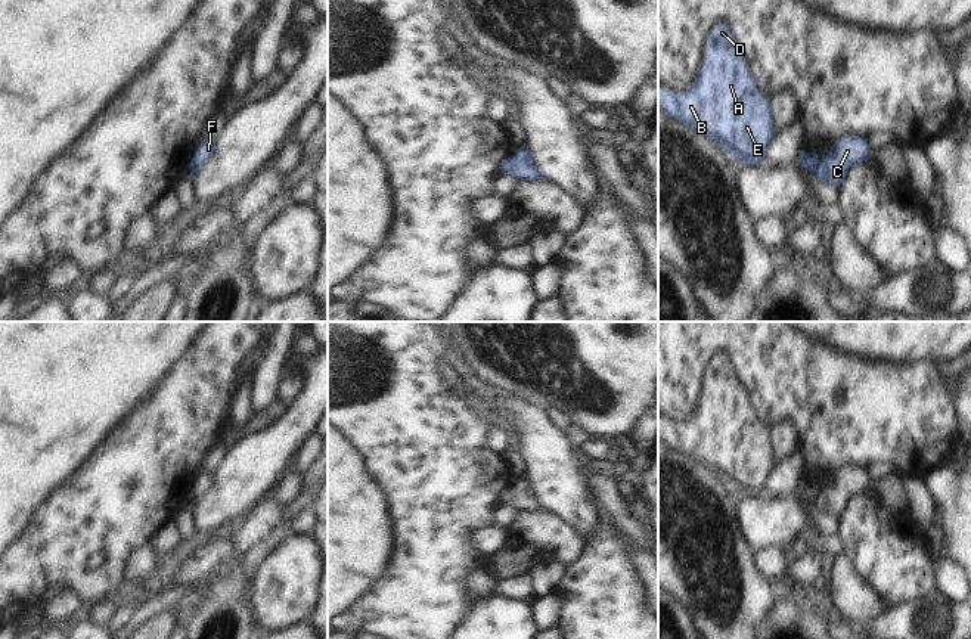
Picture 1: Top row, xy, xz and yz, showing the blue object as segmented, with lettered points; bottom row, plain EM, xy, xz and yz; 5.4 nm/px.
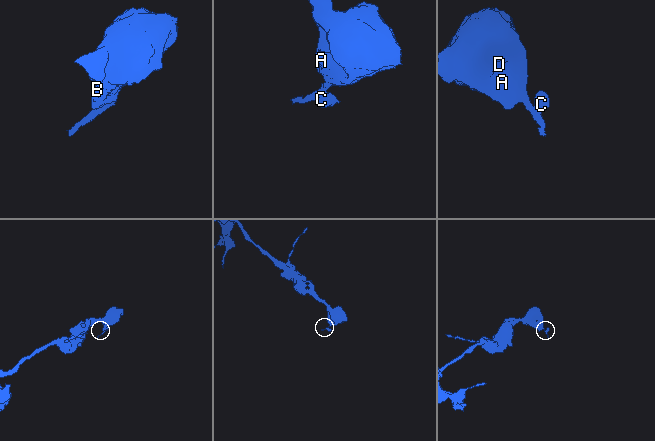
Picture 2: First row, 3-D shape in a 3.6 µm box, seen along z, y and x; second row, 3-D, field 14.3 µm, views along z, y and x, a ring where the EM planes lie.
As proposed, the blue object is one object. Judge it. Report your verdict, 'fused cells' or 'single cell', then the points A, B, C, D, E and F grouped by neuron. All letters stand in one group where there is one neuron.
fused cells; A B D E F / C

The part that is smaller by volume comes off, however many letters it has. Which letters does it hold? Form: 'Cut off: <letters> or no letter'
Cut off: C

